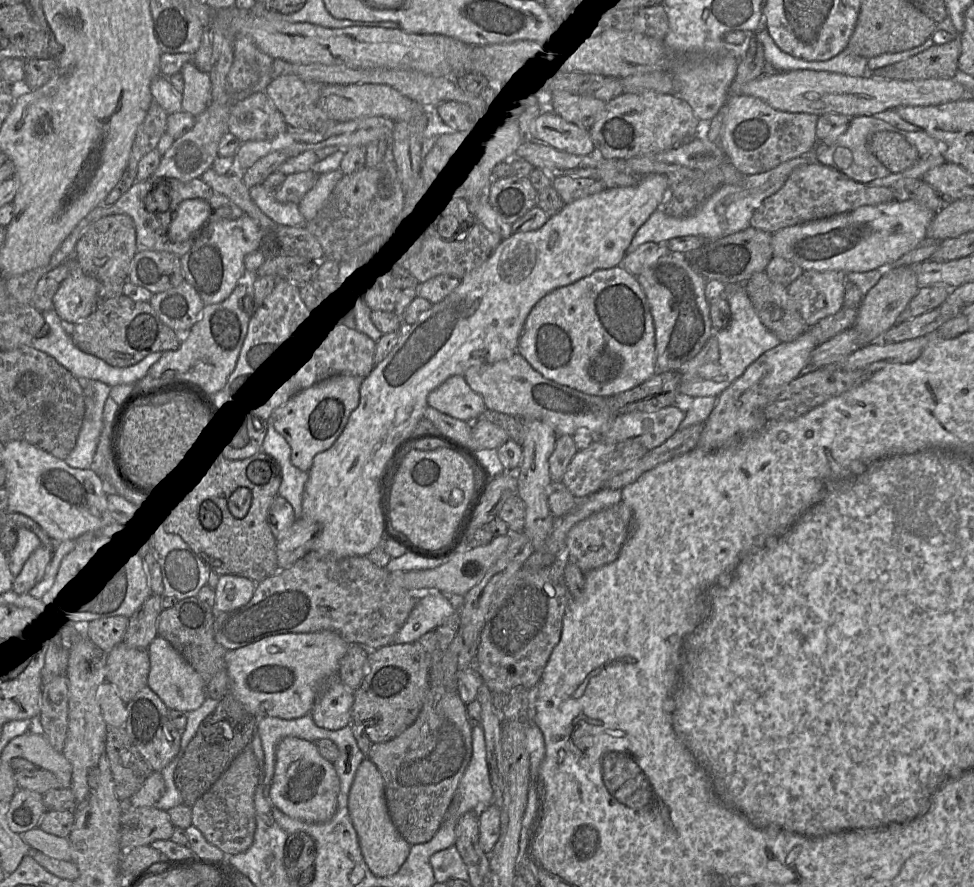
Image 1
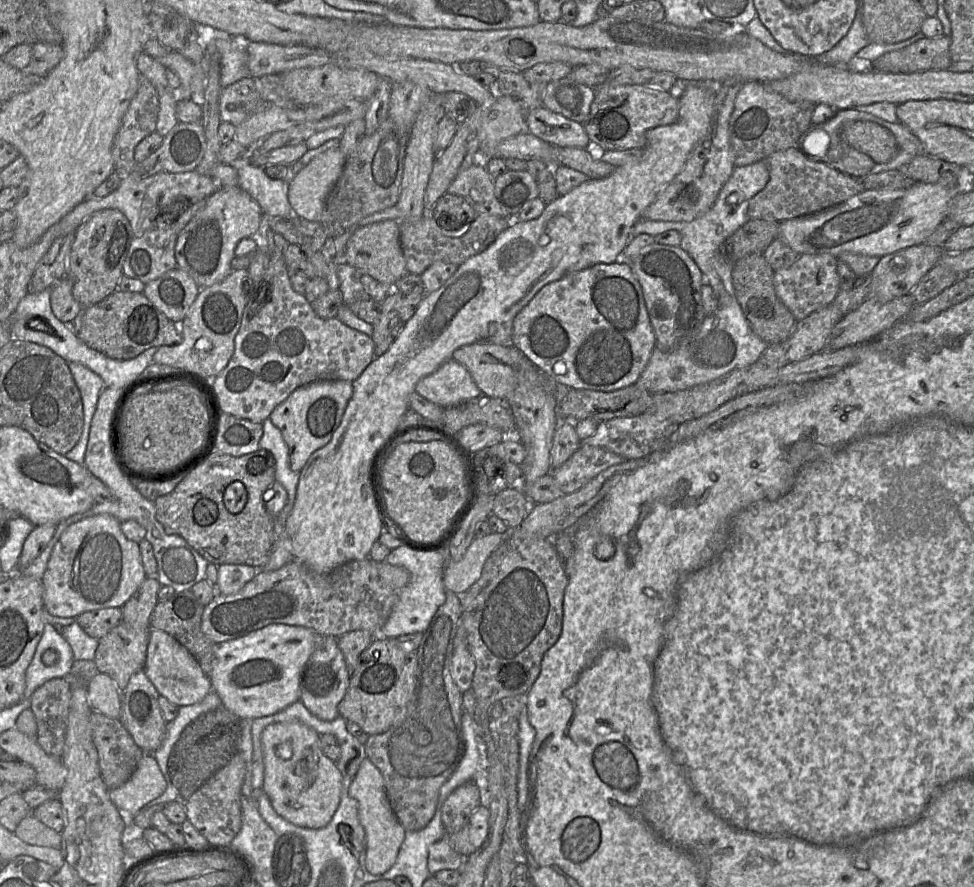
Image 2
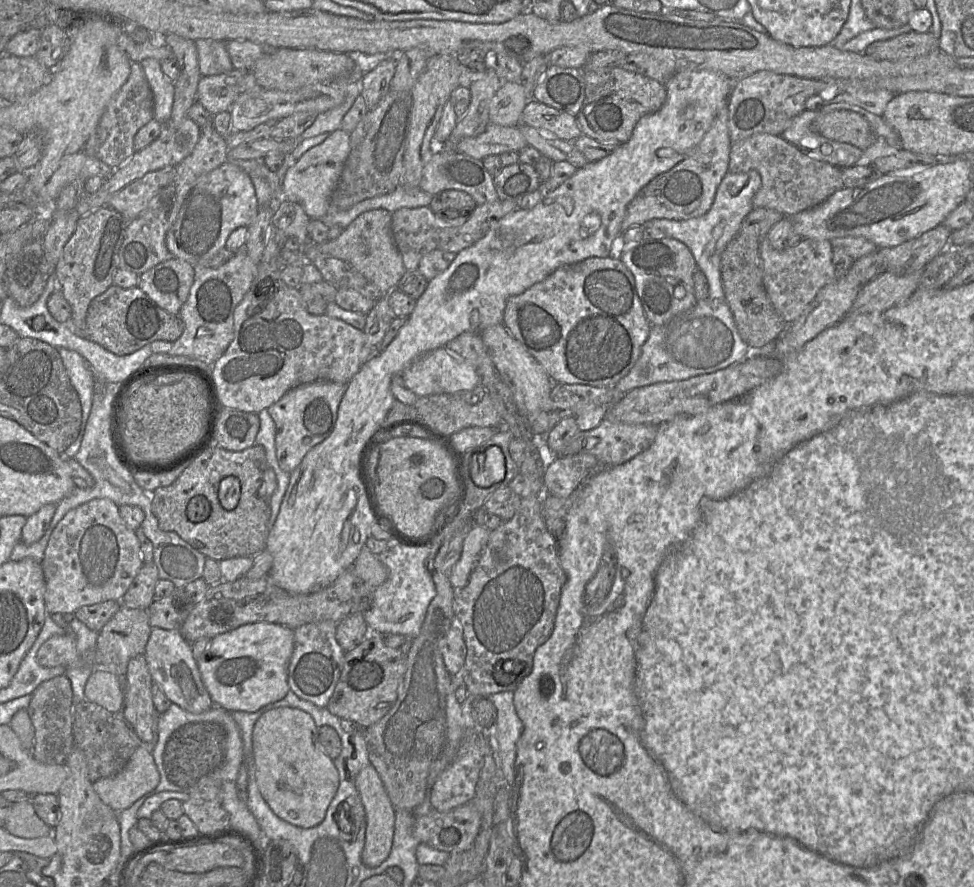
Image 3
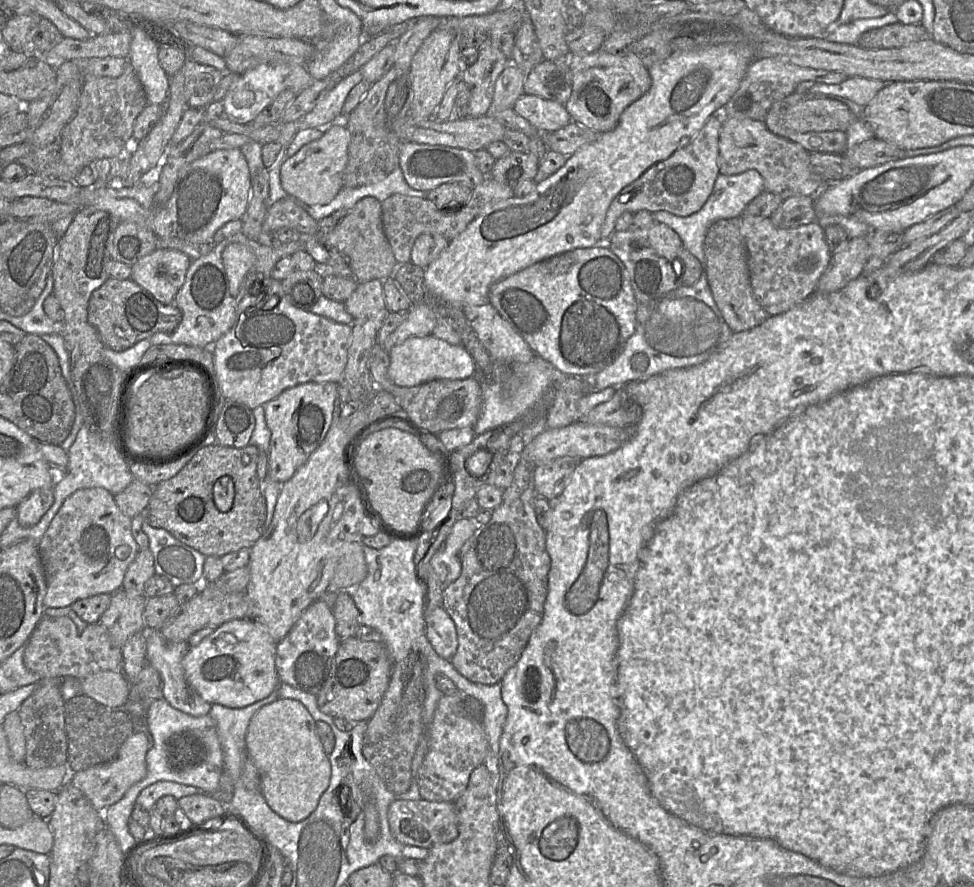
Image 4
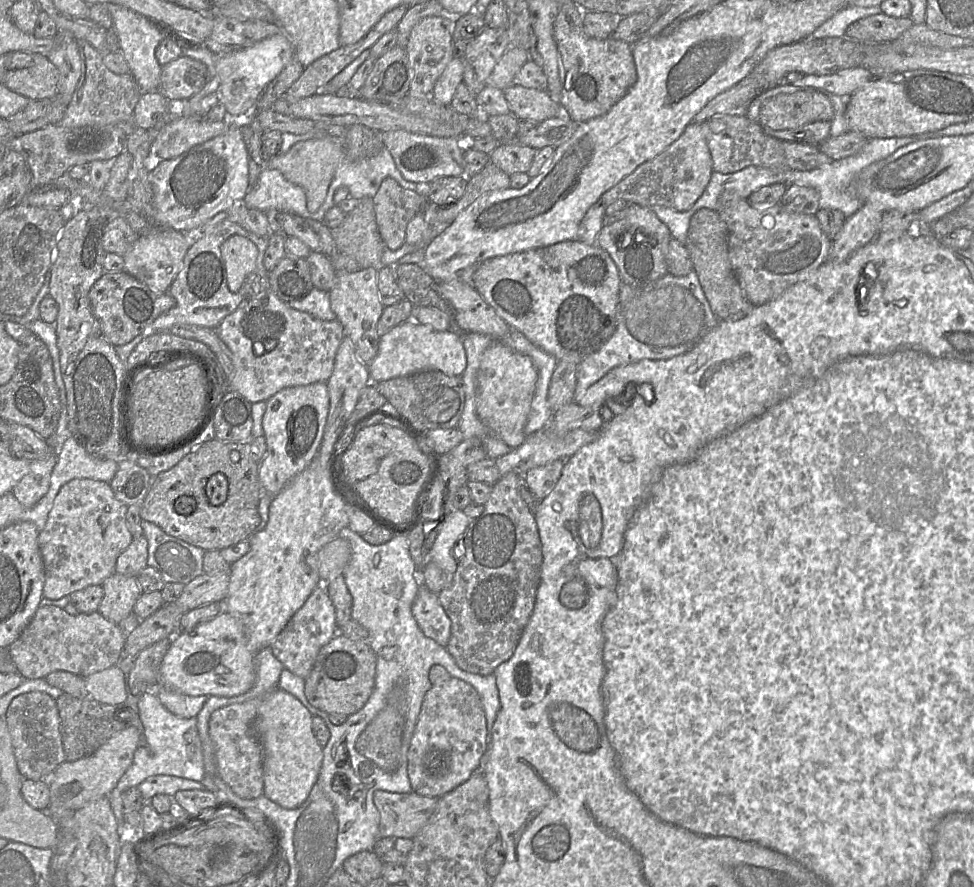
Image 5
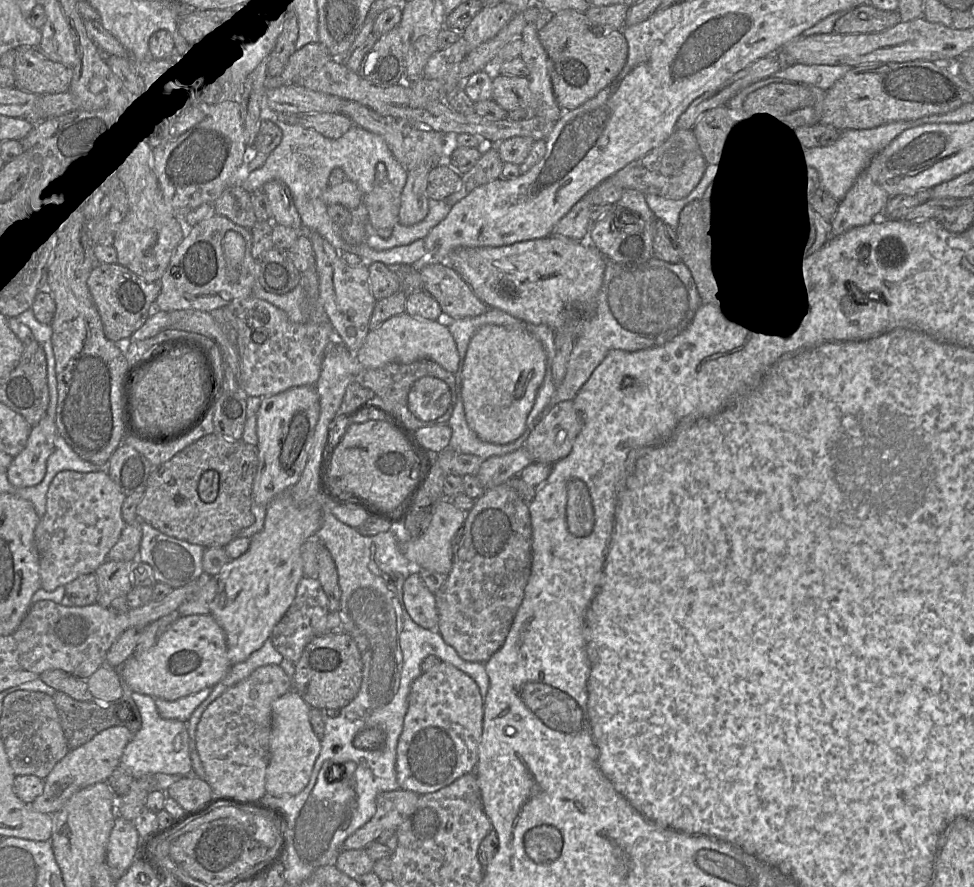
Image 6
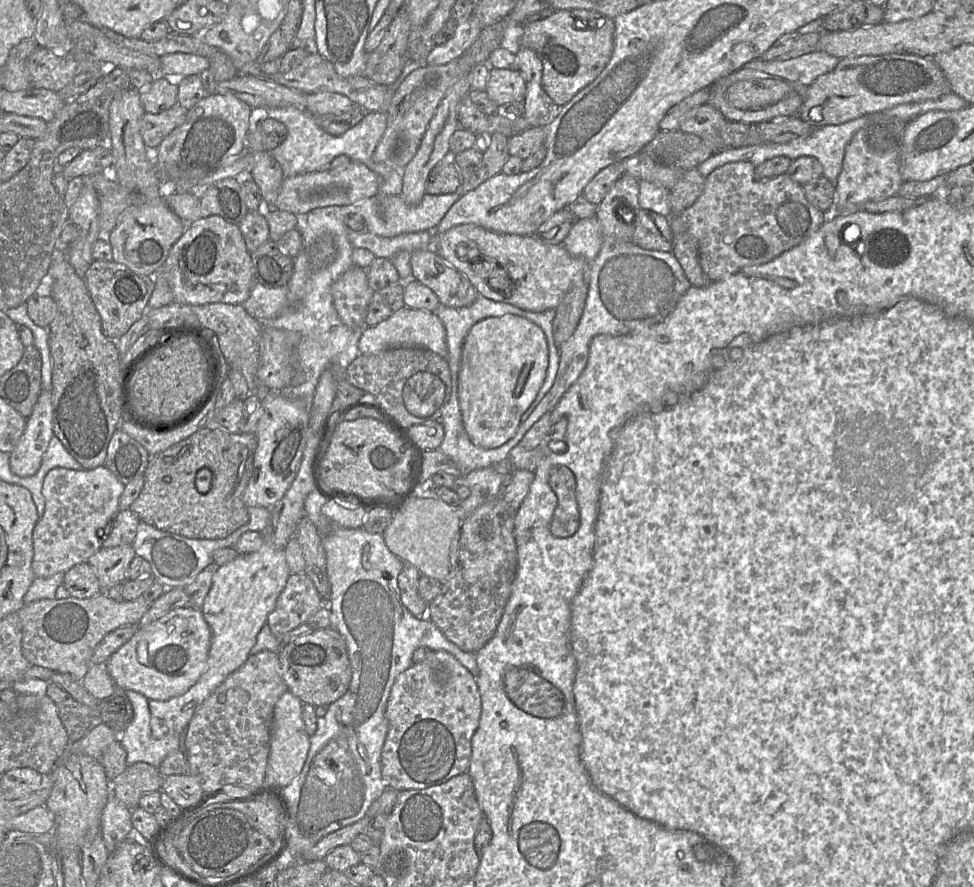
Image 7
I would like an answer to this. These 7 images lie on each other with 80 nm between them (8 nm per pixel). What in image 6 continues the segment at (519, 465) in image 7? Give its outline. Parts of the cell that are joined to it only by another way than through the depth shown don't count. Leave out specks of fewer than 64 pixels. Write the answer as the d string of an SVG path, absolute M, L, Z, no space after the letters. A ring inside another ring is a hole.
M563 401L544 413L522 447L533 462L553 464L571 452L582 427L582 417L573 402Z

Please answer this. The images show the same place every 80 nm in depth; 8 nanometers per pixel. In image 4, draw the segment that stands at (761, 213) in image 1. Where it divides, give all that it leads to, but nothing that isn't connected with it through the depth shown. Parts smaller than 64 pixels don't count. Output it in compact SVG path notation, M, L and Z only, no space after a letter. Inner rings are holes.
M724 117L719 135L718 167L724 175L757 170L764 179L764 190L780 195L782 200L794 195L816 198L830 184L811 170L809 153L800 145L775 135L763 122L749 118Z

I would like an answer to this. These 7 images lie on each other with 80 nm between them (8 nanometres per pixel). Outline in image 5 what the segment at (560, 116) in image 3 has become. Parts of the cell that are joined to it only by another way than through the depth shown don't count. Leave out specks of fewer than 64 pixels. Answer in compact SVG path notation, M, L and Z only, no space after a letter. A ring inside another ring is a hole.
M515 83L506 88L503 93L511 113L519 120L527 121L528 123L539 123L556 117L560 114L560 108L562 108L561 104L554 101L547 92L526 88Z

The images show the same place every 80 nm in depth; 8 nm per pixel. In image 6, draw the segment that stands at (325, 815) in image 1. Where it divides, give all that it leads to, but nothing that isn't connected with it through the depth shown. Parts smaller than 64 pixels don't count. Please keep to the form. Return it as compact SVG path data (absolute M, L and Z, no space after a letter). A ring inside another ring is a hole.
M295 692L279 697L272 704L272 729L269 762L265 775L266 794L274 797L299 794L308 784L315 761L320 753L320 740L309 721L310 706Z

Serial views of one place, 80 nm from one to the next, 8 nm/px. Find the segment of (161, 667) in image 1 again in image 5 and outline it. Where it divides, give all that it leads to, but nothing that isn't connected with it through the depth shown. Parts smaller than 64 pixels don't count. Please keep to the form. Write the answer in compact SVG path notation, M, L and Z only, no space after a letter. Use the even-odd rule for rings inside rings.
M158 685L154 693L168 711L187 719L196 718L208 699L206 695L188 696L162 685Z

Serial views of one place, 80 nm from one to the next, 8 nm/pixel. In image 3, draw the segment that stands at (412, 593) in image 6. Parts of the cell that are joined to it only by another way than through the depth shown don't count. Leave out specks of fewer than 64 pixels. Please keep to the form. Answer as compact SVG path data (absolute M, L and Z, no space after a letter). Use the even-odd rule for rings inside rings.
M455 617L452 626L439 641L439 650L448 672L457 676L464 666L467 647L462 625Z

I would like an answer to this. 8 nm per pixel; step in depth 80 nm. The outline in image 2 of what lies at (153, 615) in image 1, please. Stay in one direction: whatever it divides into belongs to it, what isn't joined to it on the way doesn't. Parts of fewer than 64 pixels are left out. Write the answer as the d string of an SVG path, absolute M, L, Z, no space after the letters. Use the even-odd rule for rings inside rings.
M147 577L122 606L122 622L138 630L150 628L150 616L158 602L159 580Z

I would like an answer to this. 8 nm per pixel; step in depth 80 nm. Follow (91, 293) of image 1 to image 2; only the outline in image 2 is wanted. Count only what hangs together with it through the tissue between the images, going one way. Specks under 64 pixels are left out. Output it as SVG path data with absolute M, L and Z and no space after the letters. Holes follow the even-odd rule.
M64 277L61 280L59 280L54 286L51 287L50 304L52 312L58 320L60 320L62 323L67 322L76 323L76 330L77 330L77 324L79 323L79 316L83 310L80 304L73 297L72 289L73 289L73 281L69 277Z

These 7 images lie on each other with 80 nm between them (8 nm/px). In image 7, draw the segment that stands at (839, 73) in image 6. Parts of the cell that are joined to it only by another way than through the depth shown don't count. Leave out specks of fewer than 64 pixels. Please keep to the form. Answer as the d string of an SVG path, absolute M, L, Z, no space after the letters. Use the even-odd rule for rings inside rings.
M813 51L783 61L766 61L757 58L748 62L744 67L763 71L794 87L807 87L819 76L832 71L838 61L837 58L823 51Z

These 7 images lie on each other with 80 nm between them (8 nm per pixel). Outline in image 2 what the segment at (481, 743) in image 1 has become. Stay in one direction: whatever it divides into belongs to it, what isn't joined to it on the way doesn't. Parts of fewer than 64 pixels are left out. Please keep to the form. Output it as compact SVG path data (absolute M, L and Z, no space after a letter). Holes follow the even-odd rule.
M463 710L462 730L465 738L464 757L440 791L440 805L459 786L473 782L480 791L485 791L488 787L487 772L481 769L480 755L478 751L476 731L477 724L472 717Z

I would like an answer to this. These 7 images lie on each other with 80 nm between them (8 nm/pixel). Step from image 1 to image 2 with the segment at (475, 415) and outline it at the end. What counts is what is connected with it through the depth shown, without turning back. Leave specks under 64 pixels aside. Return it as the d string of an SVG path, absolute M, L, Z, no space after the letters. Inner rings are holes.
M454 359L421 379L415 393L441 408L463 404L482 394L469 371Z

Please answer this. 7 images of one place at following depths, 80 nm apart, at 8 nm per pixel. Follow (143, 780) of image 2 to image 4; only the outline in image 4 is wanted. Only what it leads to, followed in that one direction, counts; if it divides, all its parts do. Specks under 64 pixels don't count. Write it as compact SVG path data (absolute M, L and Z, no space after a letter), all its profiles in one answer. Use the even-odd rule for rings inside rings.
M137 731L121 745L115 759L108 763L92 766L88 769L71 772L68 782L81 790L100 812L120 801L126 792L147 774L146 754L150 748L145 733Z

